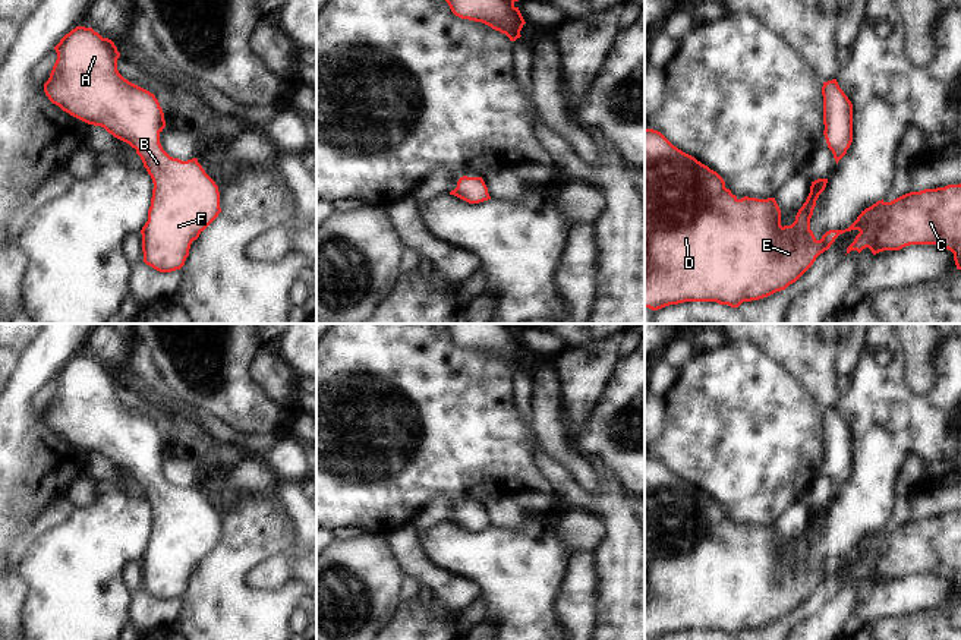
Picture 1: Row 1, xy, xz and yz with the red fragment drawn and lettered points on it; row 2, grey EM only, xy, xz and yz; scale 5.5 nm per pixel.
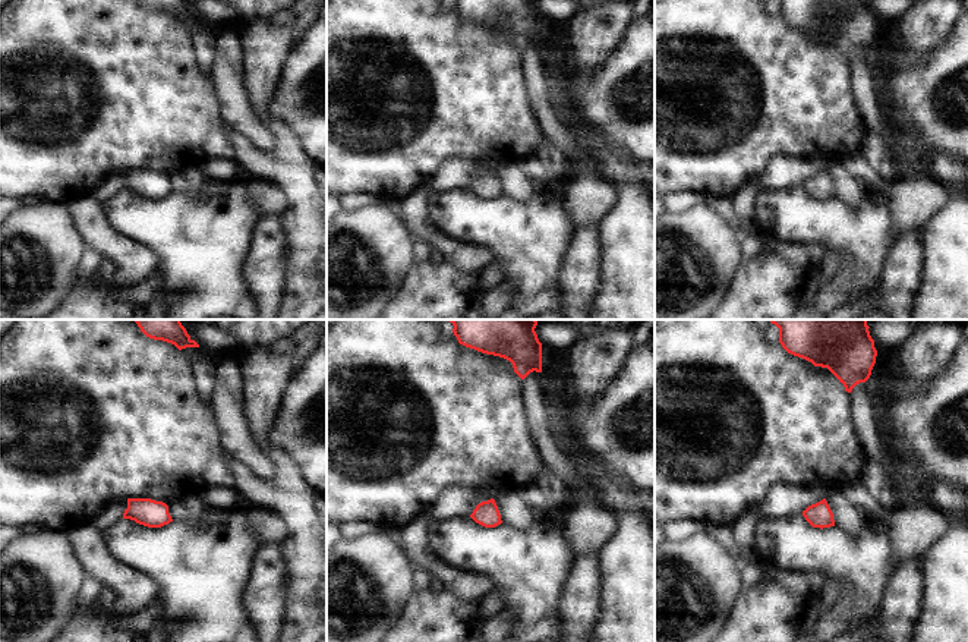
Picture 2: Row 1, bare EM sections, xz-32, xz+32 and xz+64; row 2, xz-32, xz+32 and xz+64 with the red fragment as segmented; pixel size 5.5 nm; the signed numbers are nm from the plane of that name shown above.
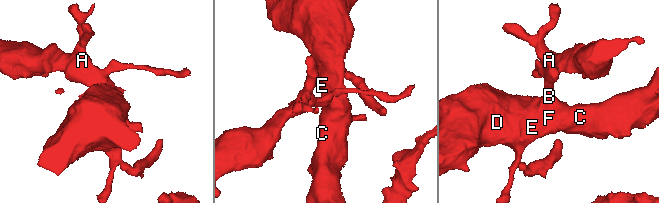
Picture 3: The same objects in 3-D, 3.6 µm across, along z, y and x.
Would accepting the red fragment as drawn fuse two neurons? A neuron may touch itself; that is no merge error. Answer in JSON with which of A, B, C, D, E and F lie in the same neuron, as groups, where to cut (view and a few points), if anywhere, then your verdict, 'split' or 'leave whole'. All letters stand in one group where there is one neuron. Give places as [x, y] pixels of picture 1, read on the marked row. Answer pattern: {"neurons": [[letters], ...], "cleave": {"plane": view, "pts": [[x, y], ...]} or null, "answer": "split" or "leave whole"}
{"neurons": [["A", "B", "C", "D", "E", "F"]], "cleave": null, "answer": "leave whole"}

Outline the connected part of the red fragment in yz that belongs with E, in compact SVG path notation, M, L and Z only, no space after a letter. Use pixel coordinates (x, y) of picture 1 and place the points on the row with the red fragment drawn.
M645 127L645 308L652 310L684 302L716 302L738 308L743 302L759 300L795 283L828 250L835 239L858 230L847 253L869 248L873 255L899 250L910 245L936 245L954 253L961 269L961 183L905 193L891 202L877 201L861 211L845 230L829 230L817 240L810 230L810 218L828 179L812 182L810 193L791 226L781 226L781 209L775 198L738 199L725 187L724 179L694 157L674 146L661 132Z

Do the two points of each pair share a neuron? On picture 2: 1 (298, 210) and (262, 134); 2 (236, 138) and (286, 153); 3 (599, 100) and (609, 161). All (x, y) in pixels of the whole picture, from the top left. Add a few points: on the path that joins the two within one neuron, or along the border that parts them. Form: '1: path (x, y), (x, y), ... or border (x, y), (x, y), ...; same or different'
1: border (240, 134), (261, 150), (271, 150), (274, 147); different
2: path (248, 150), (255, 157), (274, 157); same
3: border (582, 122), (611, 148); different

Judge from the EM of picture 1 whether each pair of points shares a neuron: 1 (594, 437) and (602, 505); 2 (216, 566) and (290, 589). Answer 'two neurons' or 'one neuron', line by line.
1: two neurons
2: one neuron

